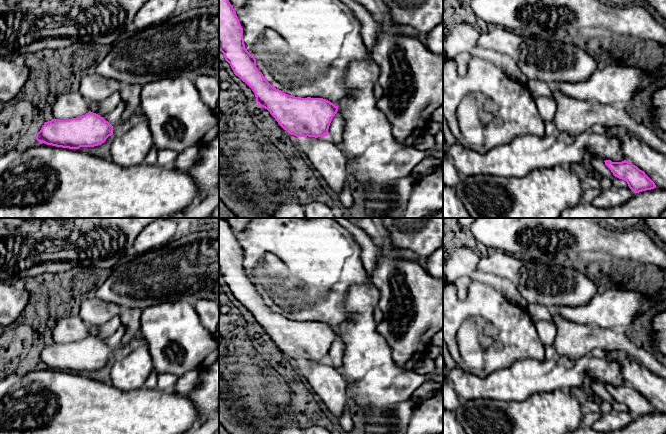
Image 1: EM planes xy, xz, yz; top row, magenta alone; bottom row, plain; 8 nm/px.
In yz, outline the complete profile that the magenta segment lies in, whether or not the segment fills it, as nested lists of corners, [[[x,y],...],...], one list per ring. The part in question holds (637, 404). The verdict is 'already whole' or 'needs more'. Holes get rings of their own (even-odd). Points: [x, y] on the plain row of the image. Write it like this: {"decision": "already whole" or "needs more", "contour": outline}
{"decision": "already whole", "contour": [[[605,384],[604,386],[615,401],[627,406],[629,412],[633,416],[639,417],[656,412],[655,407],[645,398],[645,396],[631,386],[626,384],[622,386]]]}

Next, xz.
{"decision": "already whole", "contour": [[[219,218],[219,274],[234,298],[252,313],[256,327],[267,333],[289,358],[315,362],[328,359],[338,330],[323,322],[288,319],[272,310],[245,272],[243,252],[224,218]]]}

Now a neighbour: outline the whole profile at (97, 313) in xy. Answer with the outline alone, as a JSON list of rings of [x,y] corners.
[[[88,295],[81,303],[78,315],[89,326],[97,326],[105,324],[116,315],[119,315],[121,307],[112,302],[106,302],[94,295]]]

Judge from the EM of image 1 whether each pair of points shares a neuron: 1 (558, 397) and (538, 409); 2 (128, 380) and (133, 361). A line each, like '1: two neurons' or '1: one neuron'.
1: one neuron
2: one neuron

